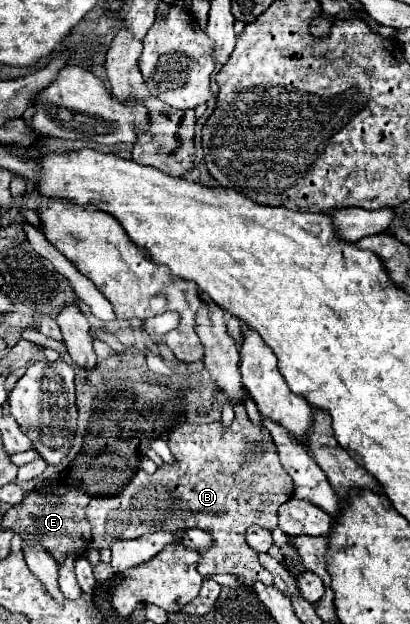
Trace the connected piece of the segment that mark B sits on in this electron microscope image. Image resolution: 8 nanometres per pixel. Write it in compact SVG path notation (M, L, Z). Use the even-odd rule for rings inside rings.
M242 403L234 411L234 421L228 427L220 421L210 425L176 425L168 435L168 447L176 463L162 463L154 475L146 475L138 465L134 477L116 495L90 497L102 505L116 507L116 513L102 517L102 525L92 527L92 543L102 549L116 539L140 537L152 531L180 533L200 527L212 535L212 547L200 551L200 575L228 573L240 577L248 587L256 581L270 585L274 579L248 547L244 533L254 523L270 531L278 526L278 507L292 497L292 477L280 465L272 435L250 421Z

